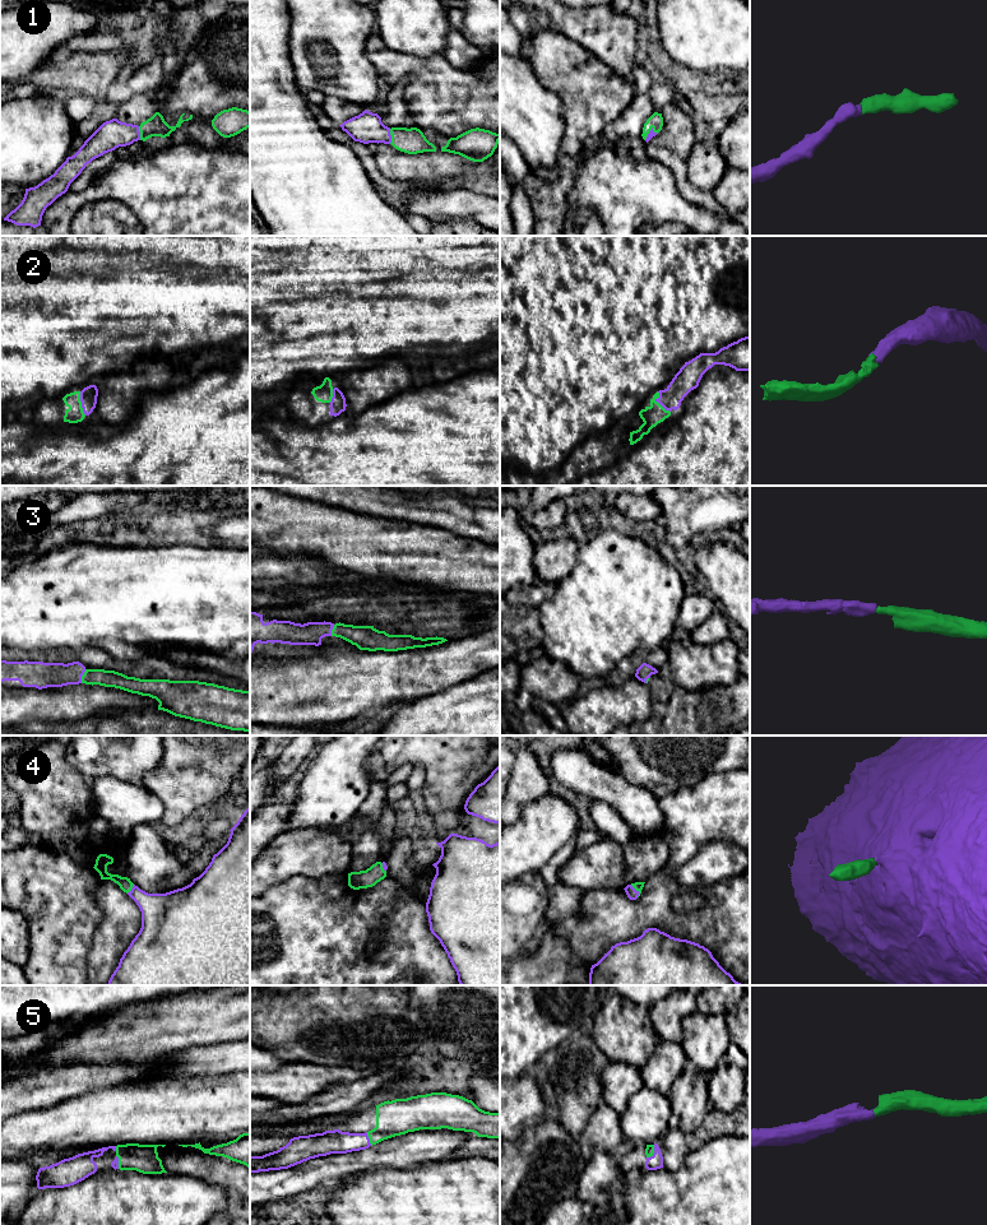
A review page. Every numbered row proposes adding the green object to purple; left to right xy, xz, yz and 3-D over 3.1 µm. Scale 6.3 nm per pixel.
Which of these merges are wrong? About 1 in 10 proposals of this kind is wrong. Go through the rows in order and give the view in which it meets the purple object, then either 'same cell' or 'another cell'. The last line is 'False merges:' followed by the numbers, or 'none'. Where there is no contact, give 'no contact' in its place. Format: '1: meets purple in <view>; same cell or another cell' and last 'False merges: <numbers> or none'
1: meets purple in xz; same cell
2: meets purple in yz; same cell
3: meets purple in xy; same cell
4: meets purple in yz; same cell
5: meets purple in yz; same cell
False merges: none

